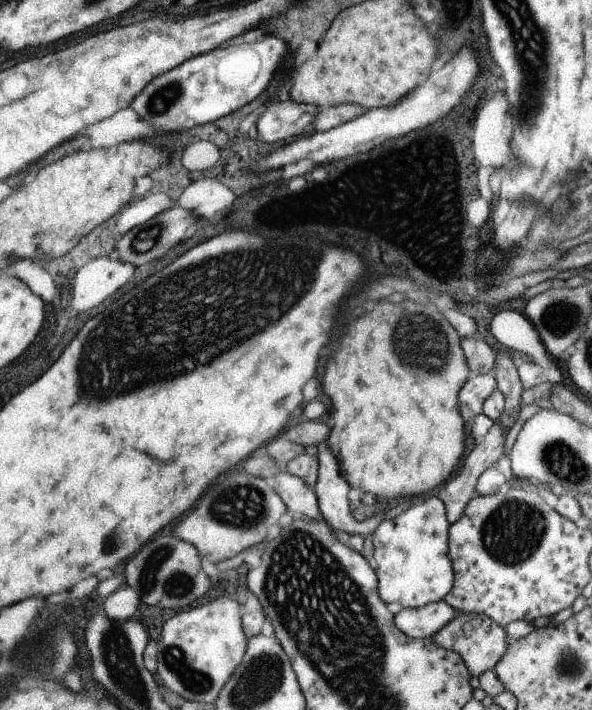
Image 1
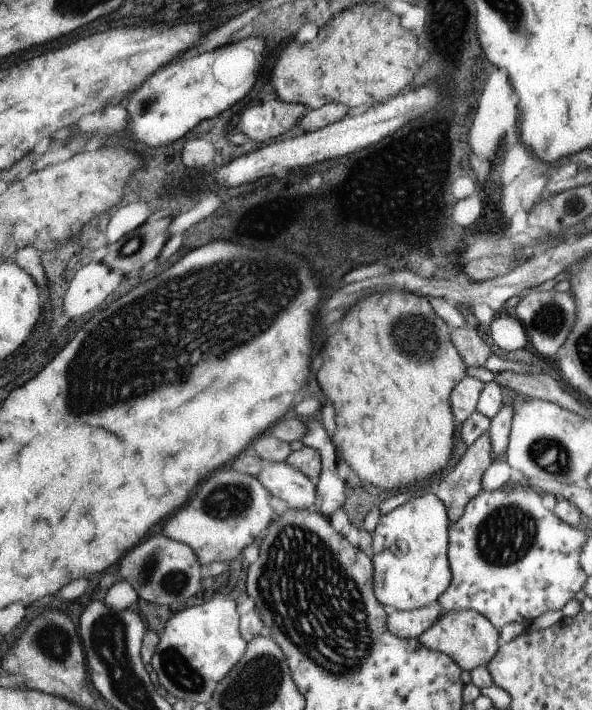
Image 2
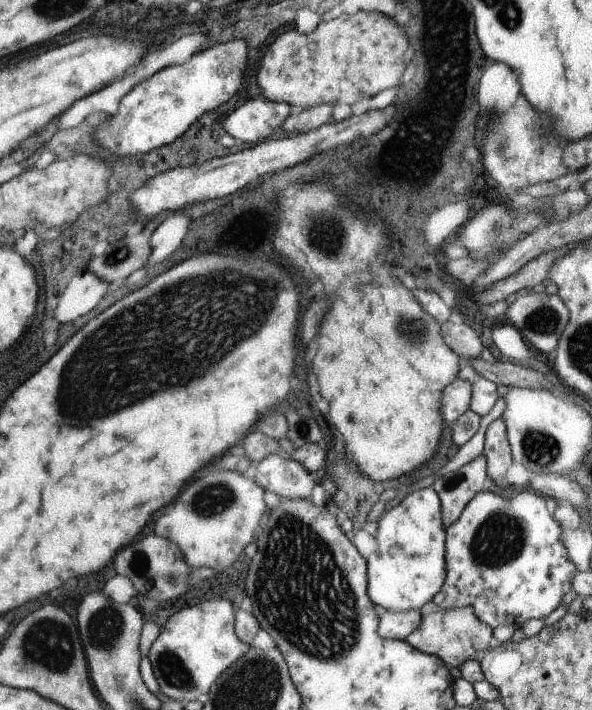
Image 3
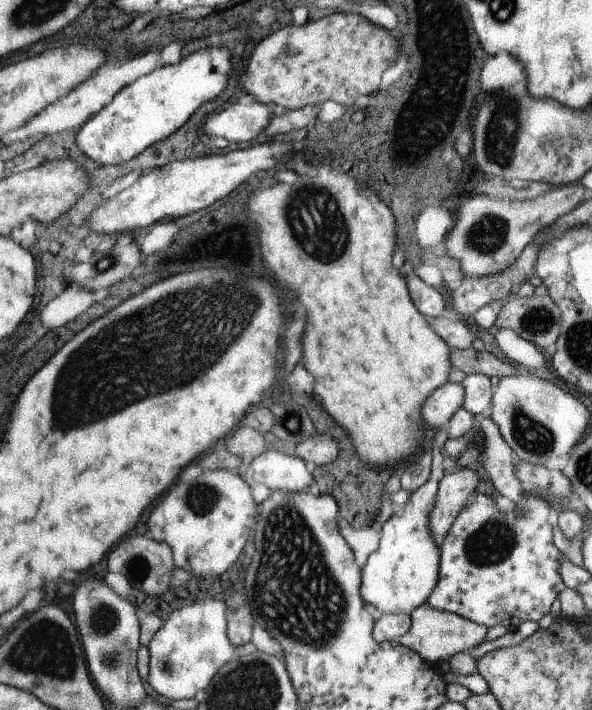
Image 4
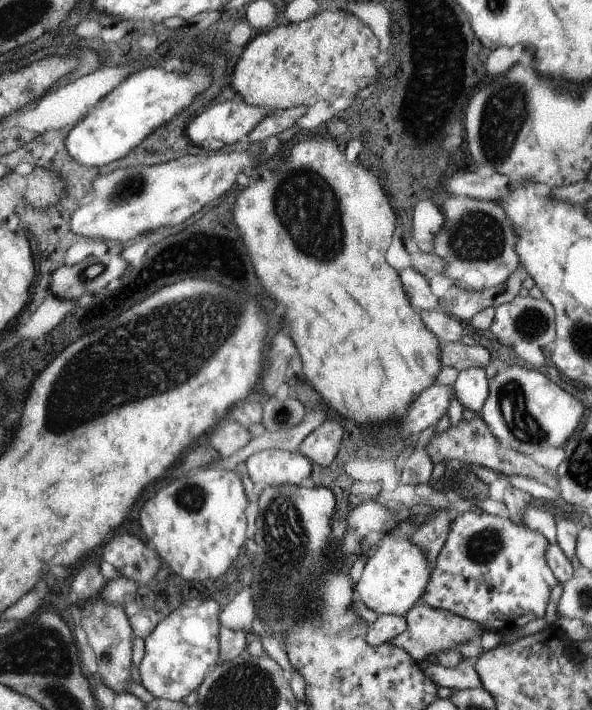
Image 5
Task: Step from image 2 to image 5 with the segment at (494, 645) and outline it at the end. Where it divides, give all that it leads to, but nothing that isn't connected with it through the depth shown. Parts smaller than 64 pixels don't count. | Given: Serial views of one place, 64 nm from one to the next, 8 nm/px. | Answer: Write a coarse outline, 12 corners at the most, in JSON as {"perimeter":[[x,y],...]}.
{"perimeter":[[417,602],[387,644],[415,662],[483,634],[481,626]]}

